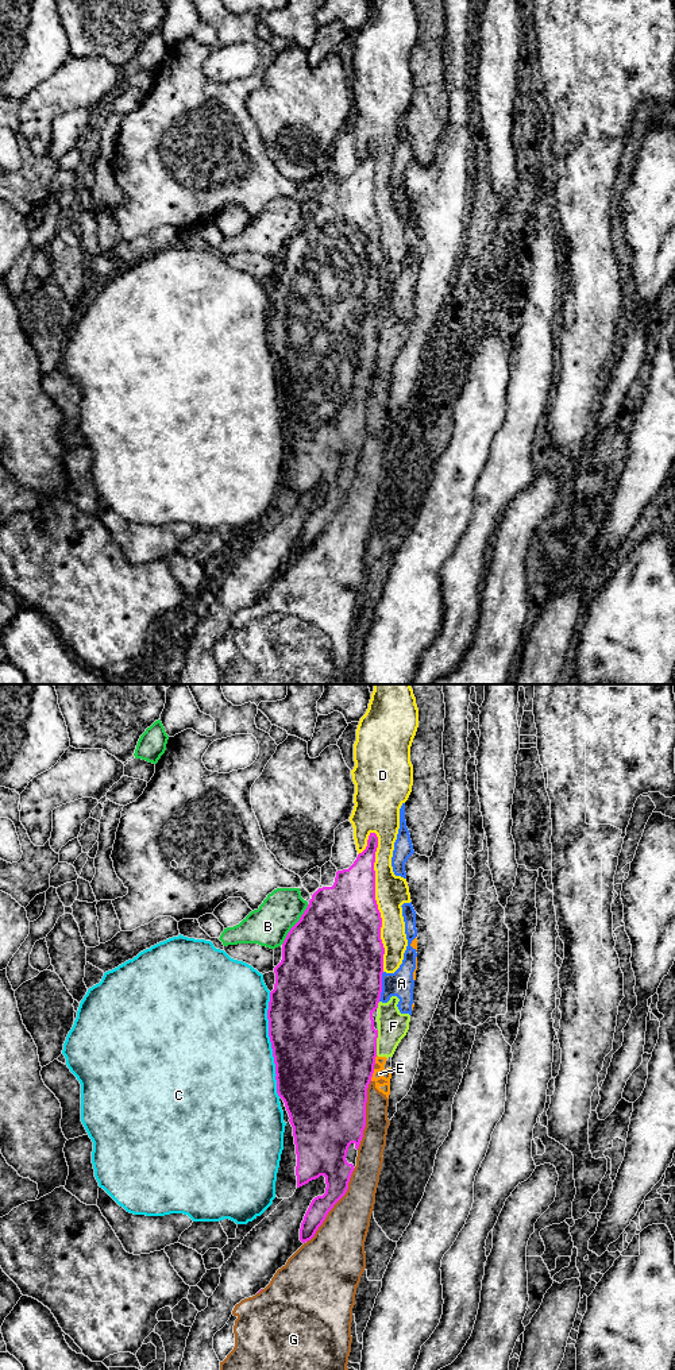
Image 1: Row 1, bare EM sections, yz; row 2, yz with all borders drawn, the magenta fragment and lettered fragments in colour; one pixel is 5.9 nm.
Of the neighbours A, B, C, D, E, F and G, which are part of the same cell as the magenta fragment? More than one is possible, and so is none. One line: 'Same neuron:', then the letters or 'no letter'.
Same neuron: no letter

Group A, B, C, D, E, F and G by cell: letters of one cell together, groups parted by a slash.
A E F G / B / C / D

